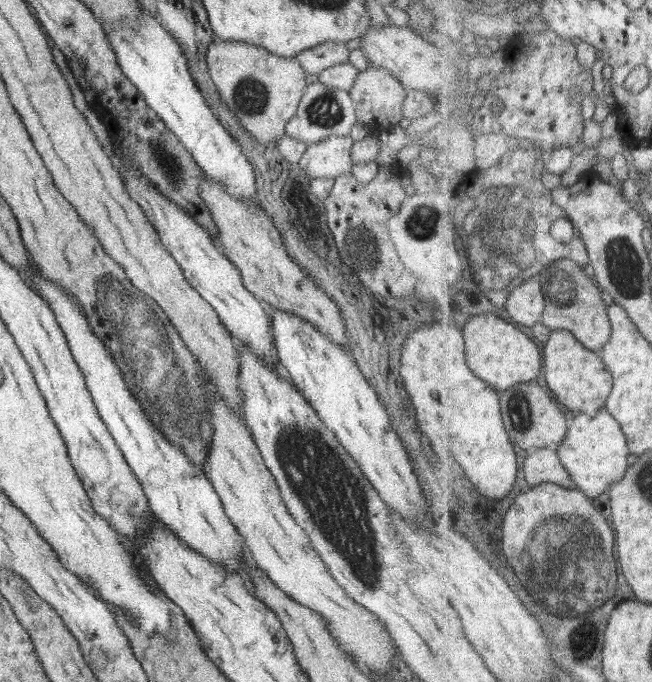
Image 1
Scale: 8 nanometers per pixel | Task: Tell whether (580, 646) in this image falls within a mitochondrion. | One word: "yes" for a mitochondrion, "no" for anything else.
no

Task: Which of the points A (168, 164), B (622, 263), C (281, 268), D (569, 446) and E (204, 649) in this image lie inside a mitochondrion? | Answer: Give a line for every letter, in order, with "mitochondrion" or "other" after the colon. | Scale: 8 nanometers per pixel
A: mitochondrion
B: mitochondrion
C: other
D: other
E: other

